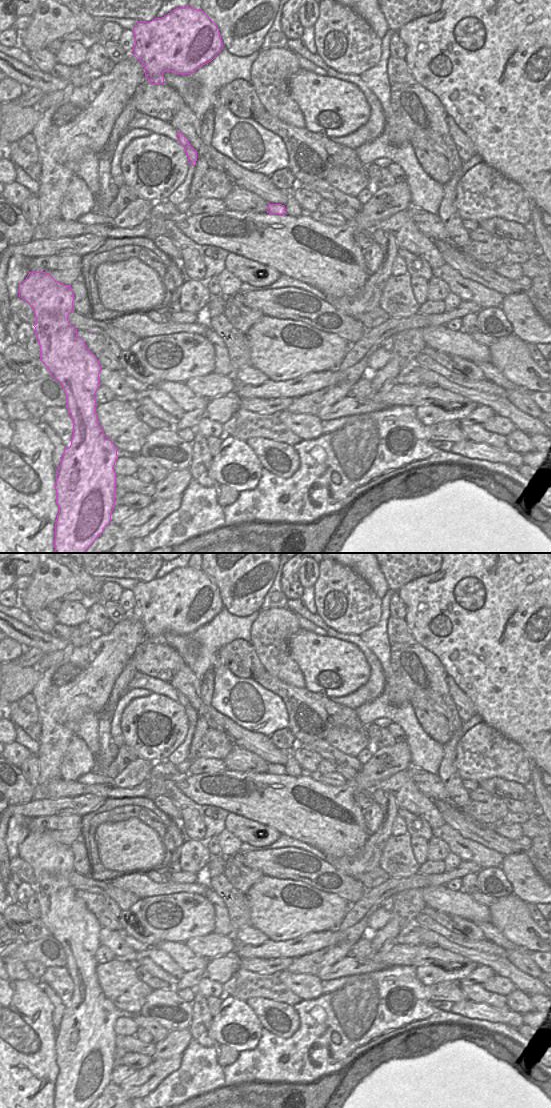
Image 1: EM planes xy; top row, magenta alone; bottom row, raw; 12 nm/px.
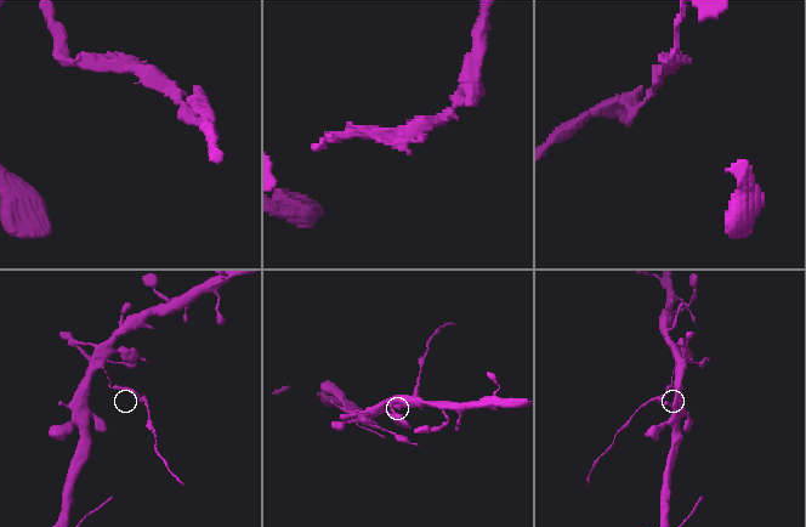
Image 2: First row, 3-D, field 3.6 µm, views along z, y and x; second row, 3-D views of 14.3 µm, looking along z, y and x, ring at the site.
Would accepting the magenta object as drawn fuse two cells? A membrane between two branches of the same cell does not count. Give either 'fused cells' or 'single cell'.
fused cells

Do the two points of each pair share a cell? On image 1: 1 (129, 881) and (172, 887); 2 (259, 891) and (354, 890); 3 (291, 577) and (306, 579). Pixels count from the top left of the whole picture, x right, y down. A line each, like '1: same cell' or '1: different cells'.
1: same cell
2: different cells
3: different cells

